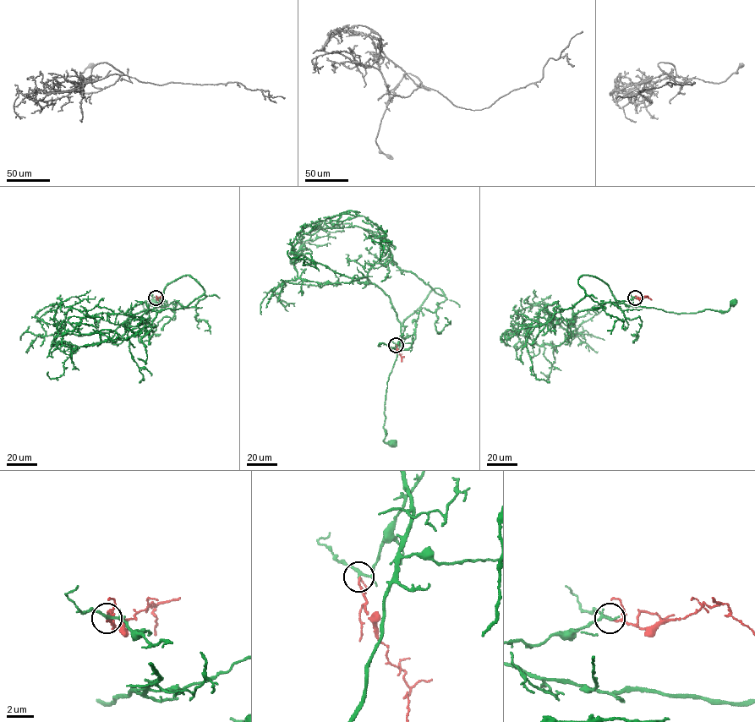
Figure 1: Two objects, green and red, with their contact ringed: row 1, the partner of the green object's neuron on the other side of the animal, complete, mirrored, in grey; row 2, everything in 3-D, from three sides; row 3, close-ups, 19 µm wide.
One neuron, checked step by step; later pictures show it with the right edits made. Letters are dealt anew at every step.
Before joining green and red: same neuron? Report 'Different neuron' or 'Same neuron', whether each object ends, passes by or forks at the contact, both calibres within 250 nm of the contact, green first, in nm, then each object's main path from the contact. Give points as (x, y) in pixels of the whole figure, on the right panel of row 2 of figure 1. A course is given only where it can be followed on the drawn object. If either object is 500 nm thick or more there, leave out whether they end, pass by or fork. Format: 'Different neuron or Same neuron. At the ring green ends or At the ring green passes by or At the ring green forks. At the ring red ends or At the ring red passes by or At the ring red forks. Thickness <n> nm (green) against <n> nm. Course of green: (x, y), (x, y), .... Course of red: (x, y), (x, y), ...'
Different neuron. At the ring green forks. At the ring red passes by. Thickness 150 nm (green) against 110 nm. Course of green: (635, 298), (615, 301), (677, 314), (706, 309), (726, 311), (734, 302). Course of red: (635, 298), (648, 296), (651, 300)

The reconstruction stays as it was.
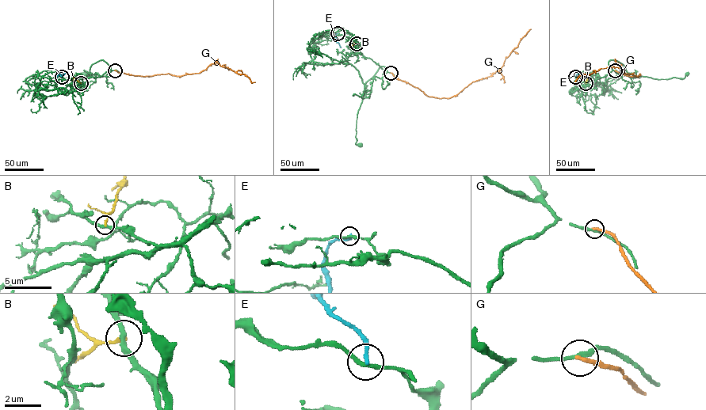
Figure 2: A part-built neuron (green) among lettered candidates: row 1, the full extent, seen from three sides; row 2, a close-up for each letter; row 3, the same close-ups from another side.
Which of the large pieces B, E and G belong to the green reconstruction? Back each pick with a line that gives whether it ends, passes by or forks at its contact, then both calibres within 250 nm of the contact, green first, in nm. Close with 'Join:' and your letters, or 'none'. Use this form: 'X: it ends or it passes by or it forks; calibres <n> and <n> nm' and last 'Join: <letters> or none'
Join: none

